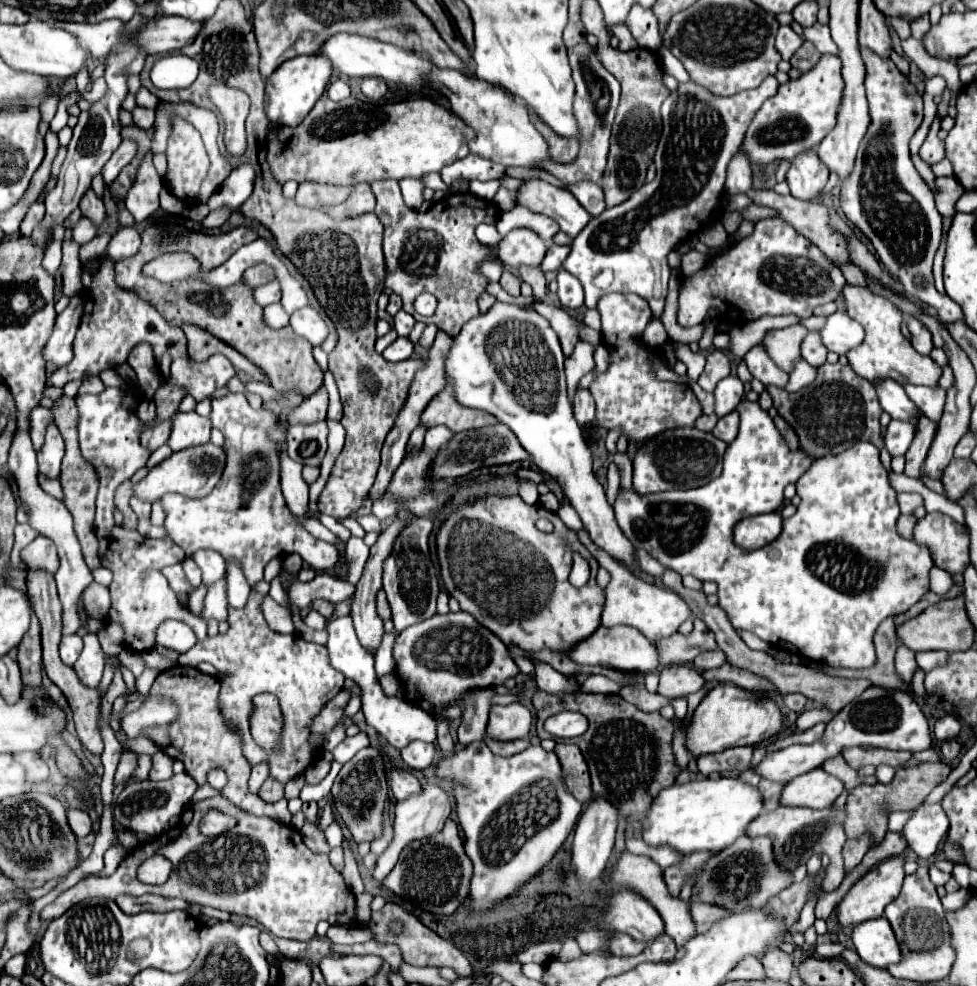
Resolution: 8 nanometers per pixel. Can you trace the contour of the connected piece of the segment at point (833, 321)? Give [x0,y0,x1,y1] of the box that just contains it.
[818,311,864,355]

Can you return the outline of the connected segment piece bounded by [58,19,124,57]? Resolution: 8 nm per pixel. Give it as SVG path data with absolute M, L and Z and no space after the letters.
M110 19L98 25L90 25L90 23L58 23L58 27L70 31L72 35L76 35L78 43L82 43L82 47L86 51L90 51L94 57L106 57L110 53L110 49L118 43L120 37L120 27L124 23L118 19Z

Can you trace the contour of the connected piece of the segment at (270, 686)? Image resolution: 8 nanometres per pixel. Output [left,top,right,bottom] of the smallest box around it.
[178,589,346,783]

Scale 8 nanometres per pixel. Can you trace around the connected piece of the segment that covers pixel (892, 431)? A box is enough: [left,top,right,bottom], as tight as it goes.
[884,410,921,457]

